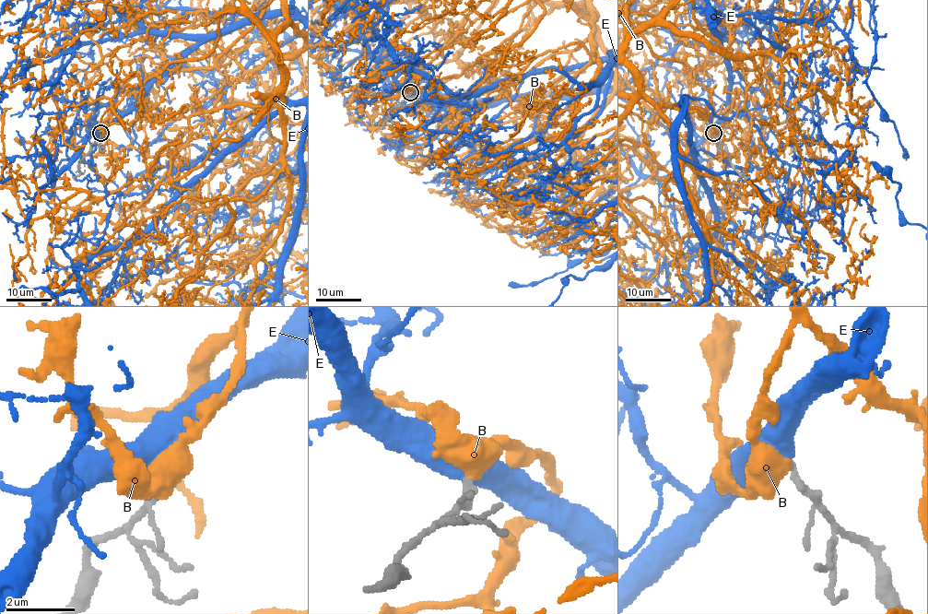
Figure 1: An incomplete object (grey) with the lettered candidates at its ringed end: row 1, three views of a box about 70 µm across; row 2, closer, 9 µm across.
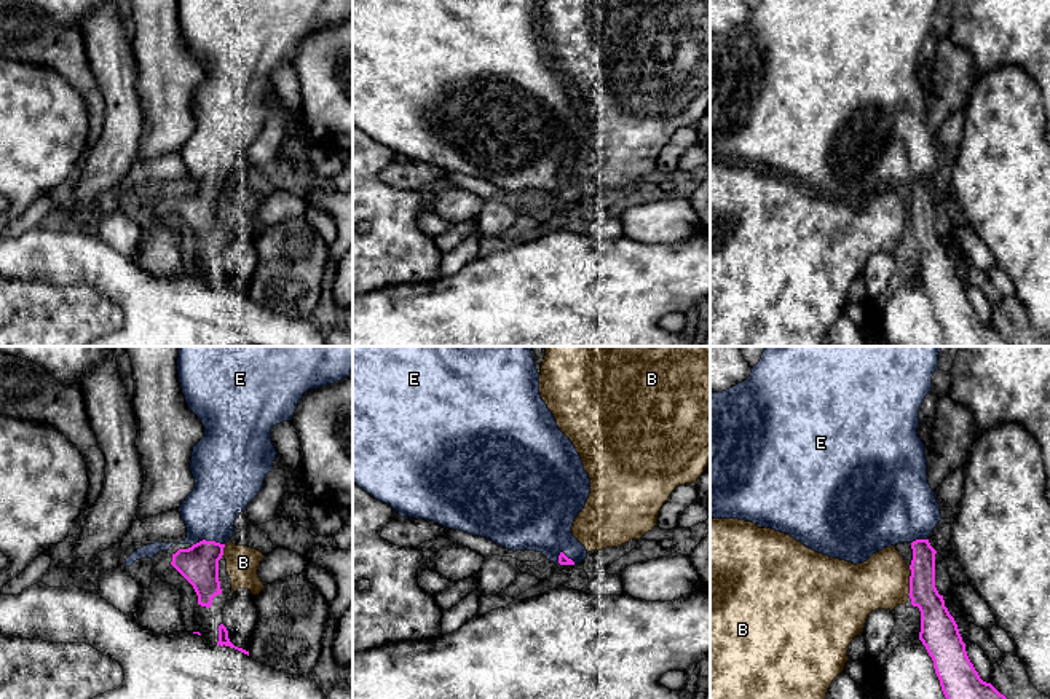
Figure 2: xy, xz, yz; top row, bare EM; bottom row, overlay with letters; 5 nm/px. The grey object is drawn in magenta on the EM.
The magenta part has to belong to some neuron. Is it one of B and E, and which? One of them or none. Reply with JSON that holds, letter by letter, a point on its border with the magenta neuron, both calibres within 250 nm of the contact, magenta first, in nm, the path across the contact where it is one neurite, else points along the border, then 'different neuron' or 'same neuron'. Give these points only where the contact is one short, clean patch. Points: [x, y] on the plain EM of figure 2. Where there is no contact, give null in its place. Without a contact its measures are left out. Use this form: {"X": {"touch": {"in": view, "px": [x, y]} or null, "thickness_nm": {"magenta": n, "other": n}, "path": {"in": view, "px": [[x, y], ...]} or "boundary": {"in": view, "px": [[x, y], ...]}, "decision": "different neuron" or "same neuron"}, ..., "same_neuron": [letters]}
{"B": {"touch": {"in": "yz", "px": [910, 224]}, "thickness_nm": {"magenta": 160, "other": 280}, "boundary": {"in": "yz", "px": [[910, 209], [910, 233], [907, 236]]}, "decision": "different neuron"}, "E": {"touch": {"in": "xy", "px": [208, 184]}, "thickness_nm": {"magenta": 190, "other": 280}, "path": {"in": "xy", "px": [[198, 206], [208, 184], [209, 154], [221, 136]]}, "decision": "same neuron"}, "same_neuron": ["E"]}

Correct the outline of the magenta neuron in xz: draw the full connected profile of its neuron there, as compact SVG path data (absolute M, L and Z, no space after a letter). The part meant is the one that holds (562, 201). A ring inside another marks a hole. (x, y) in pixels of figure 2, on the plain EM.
M353 0L353 126L389 147L401 160L436 164L491 182L509 193L536 193L560 207L586 203L586 190L573 179L574 161L590 137L590 121L573 85L559 72L539 37L539 16L533 0Z

